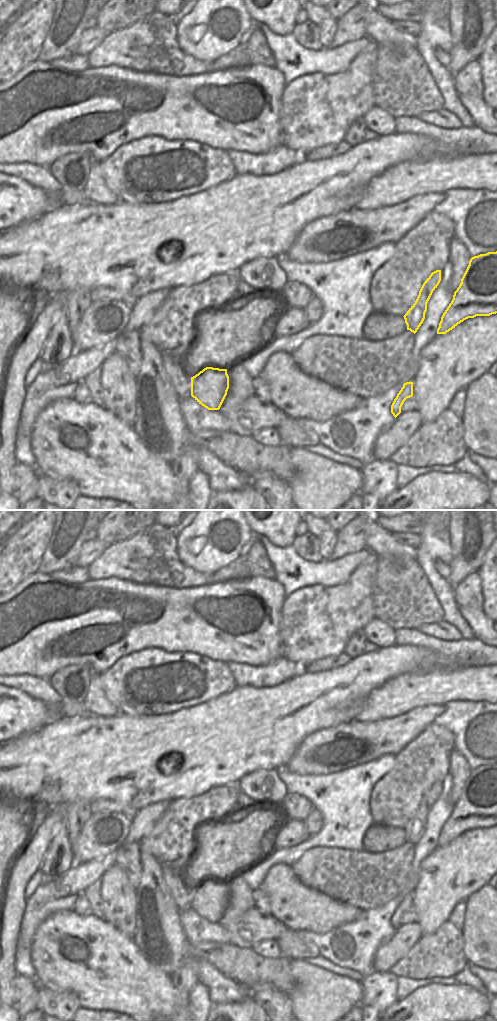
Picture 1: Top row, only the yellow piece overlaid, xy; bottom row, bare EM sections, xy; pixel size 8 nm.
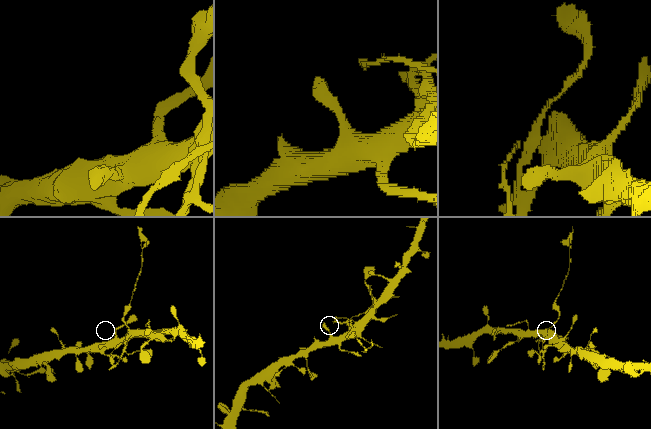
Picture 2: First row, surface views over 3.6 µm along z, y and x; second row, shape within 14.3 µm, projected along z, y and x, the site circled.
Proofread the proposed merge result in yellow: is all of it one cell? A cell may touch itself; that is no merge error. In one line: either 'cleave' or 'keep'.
cleave

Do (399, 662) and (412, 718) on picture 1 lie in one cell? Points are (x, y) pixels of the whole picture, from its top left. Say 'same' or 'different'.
different

